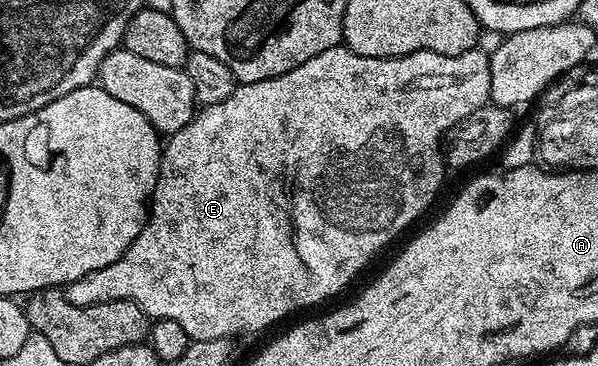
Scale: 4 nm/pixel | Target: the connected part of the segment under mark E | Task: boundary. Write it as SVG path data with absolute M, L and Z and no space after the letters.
M341 44L330 48L326 52L318 52L318 56L310 56L310 60L306 60L306 64L298 64L298 68L294 68L290 72L286 72L277 78L258 80L257 82L246 82L237 85L236 90L232 92L226 100L222 100L222 104L203 107L203 109L192 118L191 122L186 124L180 131L171 134L167 141L163 143L158 180L156 181L155 188L152 189L152 201L148 207L148 219L144 221L142 232L138 232L134 244L130 244L130 248L126 248L124 255L118 260L114 260L114 264L110 264L98 272L90 272L90 276L82 276L82 280L74 280L69 286L63 287L62 293L64 299L70 304L78 304L79 306L93 306L94 304L102 304L103 302L130 300L134 304L138 304L138 308L142 308L142 312L146 312L149 319L165 318L166 320L175 320L175 322L186 331L188 339L194 342L209 342L210 340L218 340L219 338L231 339L233 337L232 334L256 334L259 330L264 330L267 326L272 326L275 322L280 322L283 318L290 317L295 310L304 310L307 306L316 306L319 302L324 302L327 298L334 297L339 290L346 289L347 286L351 284L352 277L354 277L387 242L394 241L395 238L435 200L436 193L439 192L440 185L444 182L444 170L446 171L446 163L442 153L444 135L448 133L450 128L454 128L459 122L466 120L466 116L470 116L475 110L485 106L490 96L491 64L489 62L489 55L479 48L467 50L458 56L446 56L438 52L423 50L422 52L407 54L401 58L371 58L370 56L358 56L353 50Z

